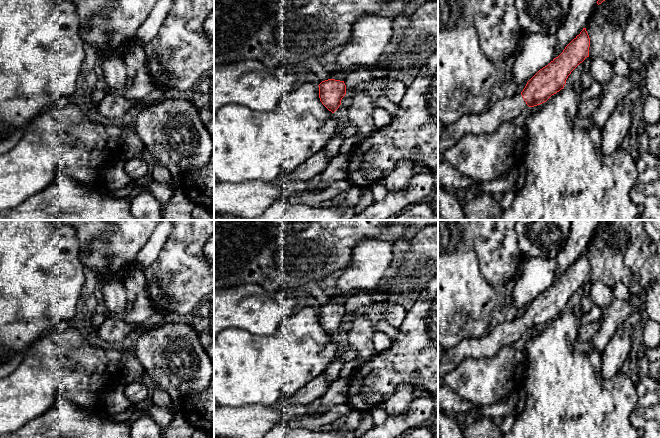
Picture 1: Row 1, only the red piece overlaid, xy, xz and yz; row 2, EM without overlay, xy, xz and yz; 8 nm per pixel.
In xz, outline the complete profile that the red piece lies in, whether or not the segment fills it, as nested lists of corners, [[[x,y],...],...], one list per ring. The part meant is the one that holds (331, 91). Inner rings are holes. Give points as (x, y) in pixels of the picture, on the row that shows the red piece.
[[[335,66],[329,69],[329,73],[330,78],[318,85],[319,98],[322,104],[334,113],[341,105],[342,98],[346,95],[344,80],[348,72],[342,72]]]

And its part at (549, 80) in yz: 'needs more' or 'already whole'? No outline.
needs more

